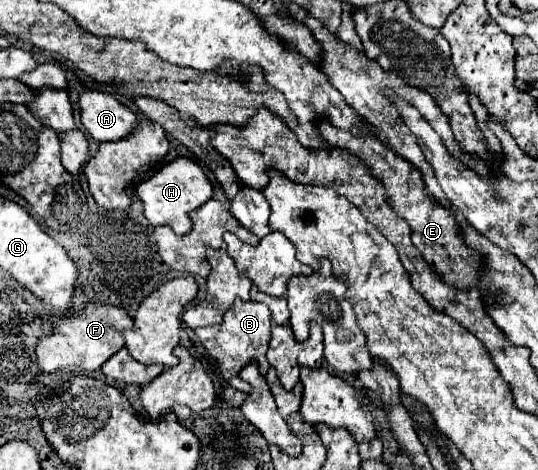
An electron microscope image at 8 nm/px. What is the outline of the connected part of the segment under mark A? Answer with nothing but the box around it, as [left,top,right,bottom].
[79,90,139,144]

